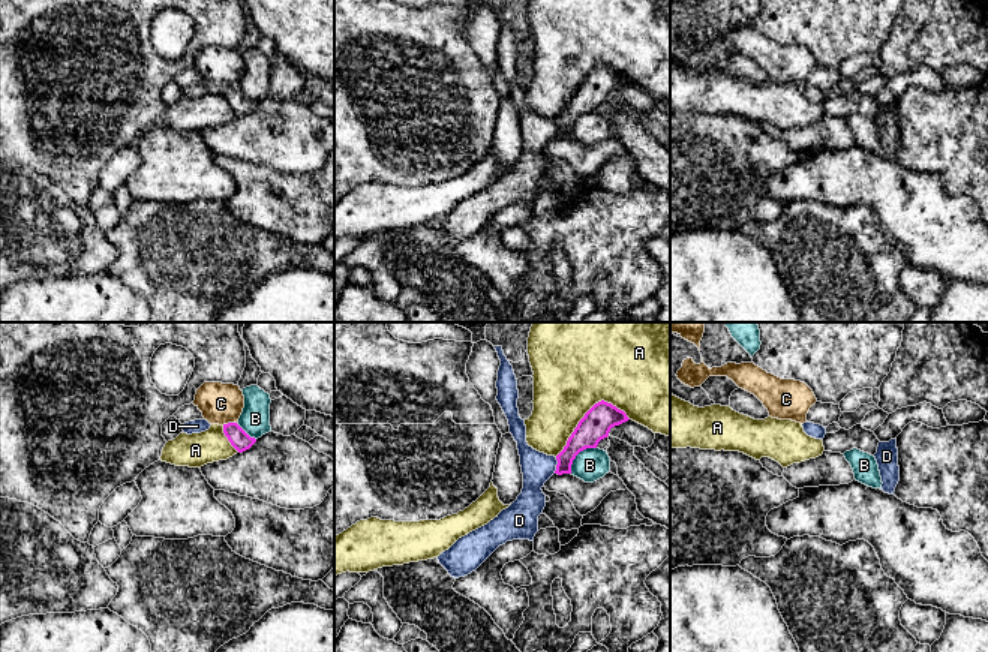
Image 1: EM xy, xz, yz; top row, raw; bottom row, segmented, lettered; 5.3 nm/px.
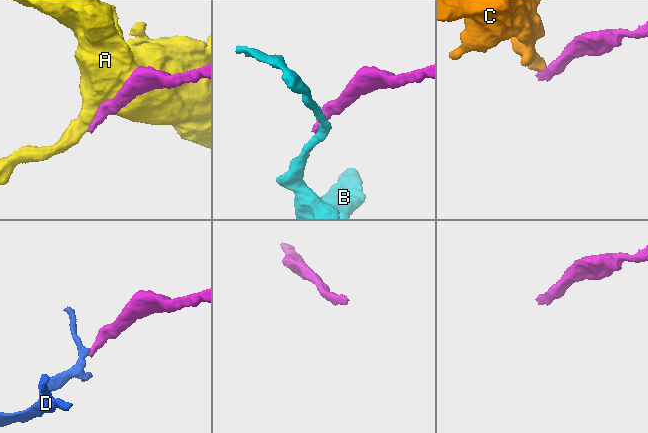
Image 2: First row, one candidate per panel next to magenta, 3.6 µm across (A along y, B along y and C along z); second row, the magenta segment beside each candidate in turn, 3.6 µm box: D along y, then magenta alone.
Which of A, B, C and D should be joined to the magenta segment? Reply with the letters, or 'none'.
none

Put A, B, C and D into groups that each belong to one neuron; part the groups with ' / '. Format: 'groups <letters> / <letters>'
groups A / B / C / D

